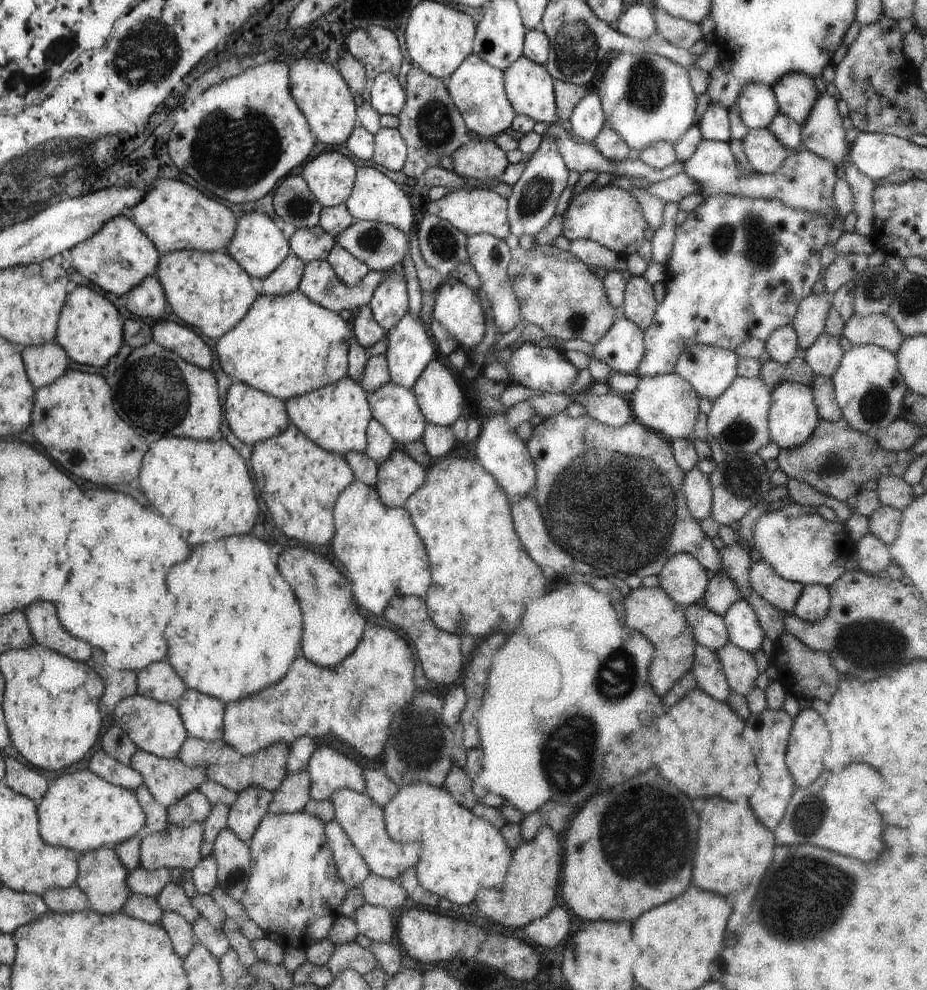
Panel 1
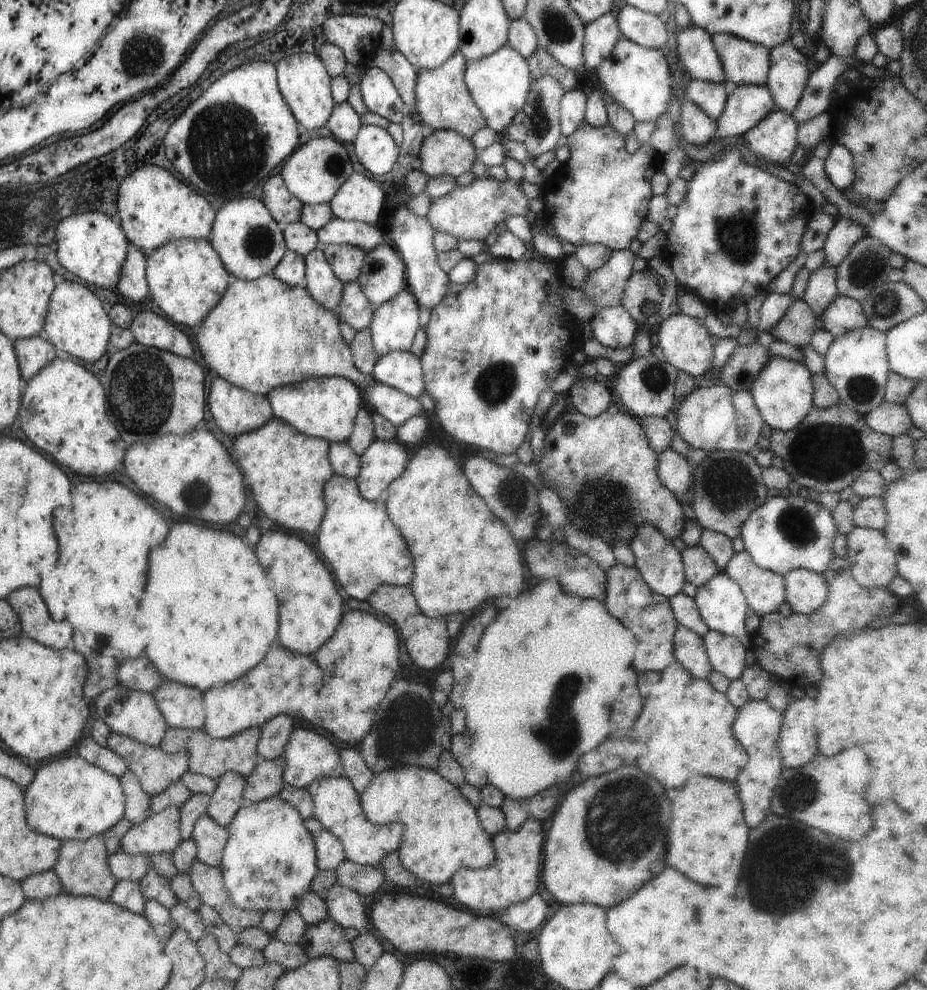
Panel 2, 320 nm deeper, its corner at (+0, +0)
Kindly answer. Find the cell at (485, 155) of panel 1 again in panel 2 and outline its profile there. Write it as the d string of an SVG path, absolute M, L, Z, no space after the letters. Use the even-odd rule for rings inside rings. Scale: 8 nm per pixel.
M436 130L420 146L420 170L429 178L449 175L454 179L471 171L479 151L456 130Z

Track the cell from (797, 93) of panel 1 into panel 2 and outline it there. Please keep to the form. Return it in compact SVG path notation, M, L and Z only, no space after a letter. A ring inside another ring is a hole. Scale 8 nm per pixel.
M715 33L711 40L731 87L742 84L768 86L770 52L765 47L730 34Z

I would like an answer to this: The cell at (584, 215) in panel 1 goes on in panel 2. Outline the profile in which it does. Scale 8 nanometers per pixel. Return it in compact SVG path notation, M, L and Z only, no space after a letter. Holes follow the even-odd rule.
M583 123L576 132L568 137L570 158L550 176L544 184L544 211L545 222L552 226L560 240L583 247L590 244L600 244L612 252L628 251L630 242L636 238L642 222L647 220L648 204L652 198L650 180L646 174L648 160L638 158L639 150L630 154L624 148L624 135L608 123L606 126L590 126Z

